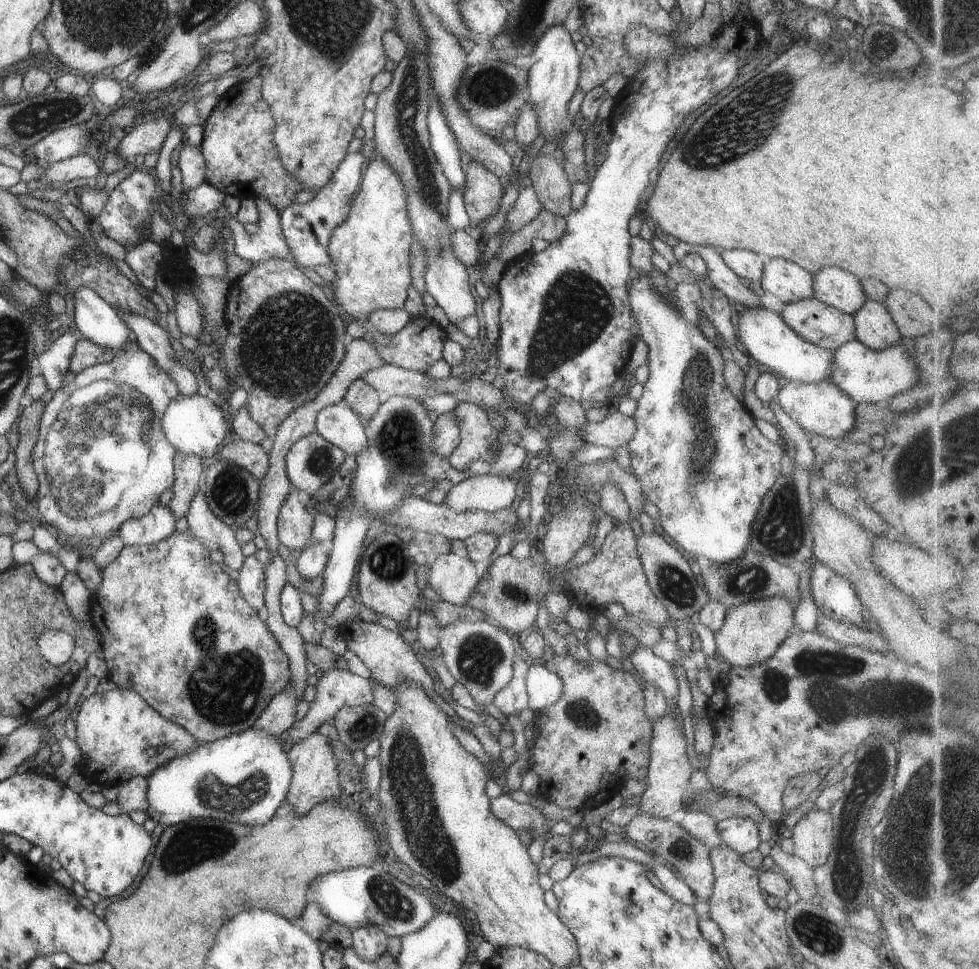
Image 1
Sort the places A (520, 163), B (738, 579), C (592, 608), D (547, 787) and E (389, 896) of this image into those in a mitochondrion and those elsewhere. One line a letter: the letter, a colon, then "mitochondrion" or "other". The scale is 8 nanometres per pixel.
A: other
B: mitochondrion
C: other
D: other
E: mitochondrion

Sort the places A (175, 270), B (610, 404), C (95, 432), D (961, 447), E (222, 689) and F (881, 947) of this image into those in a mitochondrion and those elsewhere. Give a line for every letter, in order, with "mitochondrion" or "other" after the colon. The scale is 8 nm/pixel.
A: other
B: other
C: mitochondrion
D: mitochondrion
E: mitochondrion
F: other

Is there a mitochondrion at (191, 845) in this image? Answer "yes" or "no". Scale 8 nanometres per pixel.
yes

